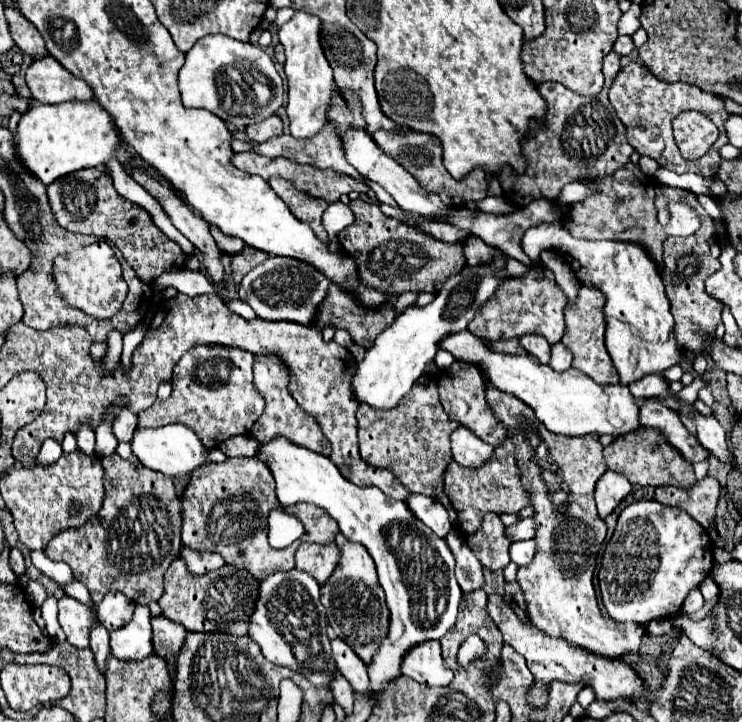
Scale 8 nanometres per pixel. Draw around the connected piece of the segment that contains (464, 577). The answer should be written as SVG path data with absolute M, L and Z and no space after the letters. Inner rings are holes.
M454 529L448 537L446 537L448 547L454 553L456 559L456 579L458 585L462 587L464 593L478 589L484 585L484 573L482 573L482 565L478 561L478 557L472 553L472 549L466 547L466 541L462 537L462 533L458 533L458 529Z

